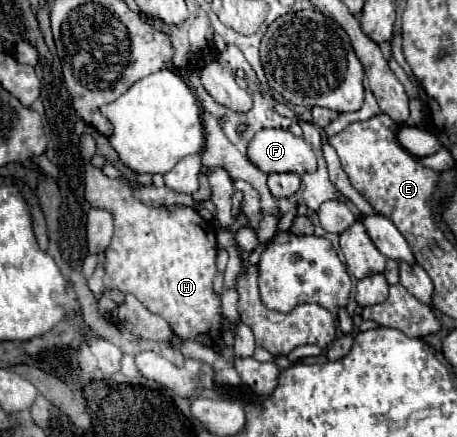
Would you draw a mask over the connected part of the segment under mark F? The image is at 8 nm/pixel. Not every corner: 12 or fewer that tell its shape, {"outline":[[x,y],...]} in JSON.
{"outline":[[281,128],[257,132],[247,156],[265,174],[311,174],[317,150]]}

